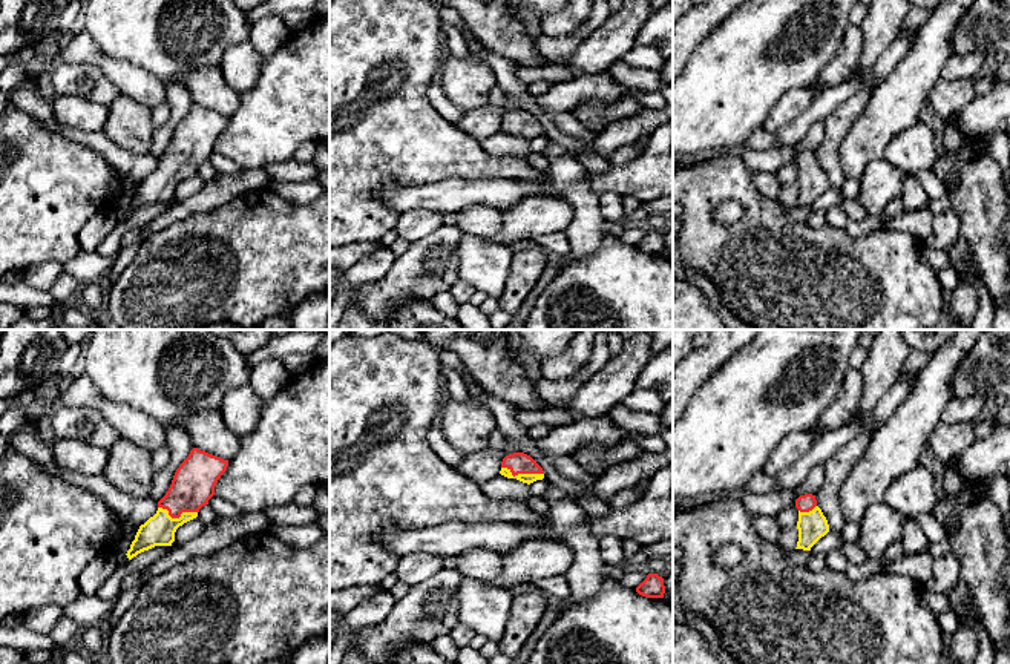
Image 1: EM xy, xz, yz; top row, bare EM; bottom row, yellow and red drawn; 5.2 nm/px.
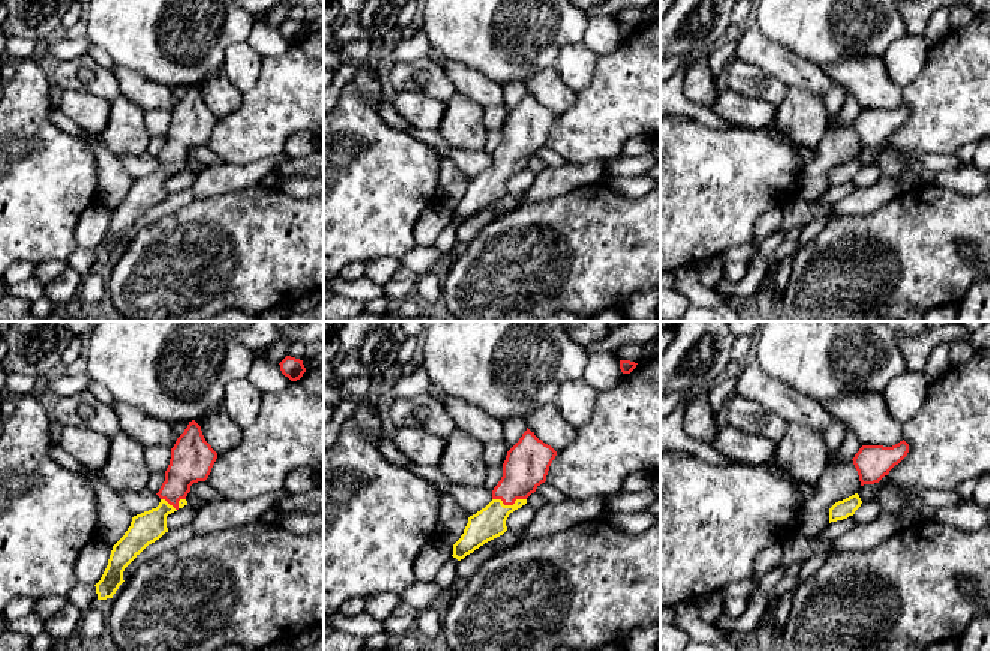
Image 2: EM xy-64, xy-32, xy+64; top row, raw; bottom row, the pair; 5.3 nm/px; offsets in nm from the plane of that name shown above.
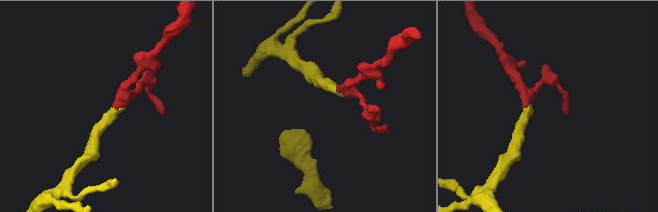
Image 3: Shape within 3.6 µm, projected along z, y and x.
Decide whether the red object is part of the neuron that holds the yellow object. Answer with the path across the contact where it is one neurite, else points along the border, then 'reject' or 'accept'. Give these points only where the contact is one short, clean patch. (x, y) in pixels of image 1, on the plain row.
way xz (527, 135), (523, 131), (518, 118); accept

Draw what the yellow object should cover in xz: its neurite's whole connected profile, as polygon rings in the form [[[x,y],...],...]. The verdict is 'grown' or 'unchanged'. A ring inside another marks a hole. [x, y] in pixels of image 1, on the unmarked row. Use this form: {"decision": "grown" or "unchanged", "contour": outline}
{"decision": "grown", "contour": [[[524,109],[506,112],[501,118],[500,130],[507,135],[516,135],[527,141],[544,135],[543,124]]]}

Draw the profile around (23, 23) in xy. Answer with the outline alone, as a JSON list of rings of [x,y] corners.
[[[0,0],[0,55],[11,58],[23,48],[49,41],[60,29],[60,18],[69,0]]]

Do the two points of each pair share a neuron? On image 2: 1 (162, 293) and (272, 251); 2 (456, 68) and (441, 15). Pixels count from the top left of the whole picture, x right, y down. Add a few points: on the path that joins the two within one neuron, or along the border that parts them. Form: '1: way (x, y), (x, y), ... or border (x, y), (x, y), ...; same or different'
1: way (189, 266), (216, 251), (245, 251); same
2: border (447, 57), (488, 75); different

